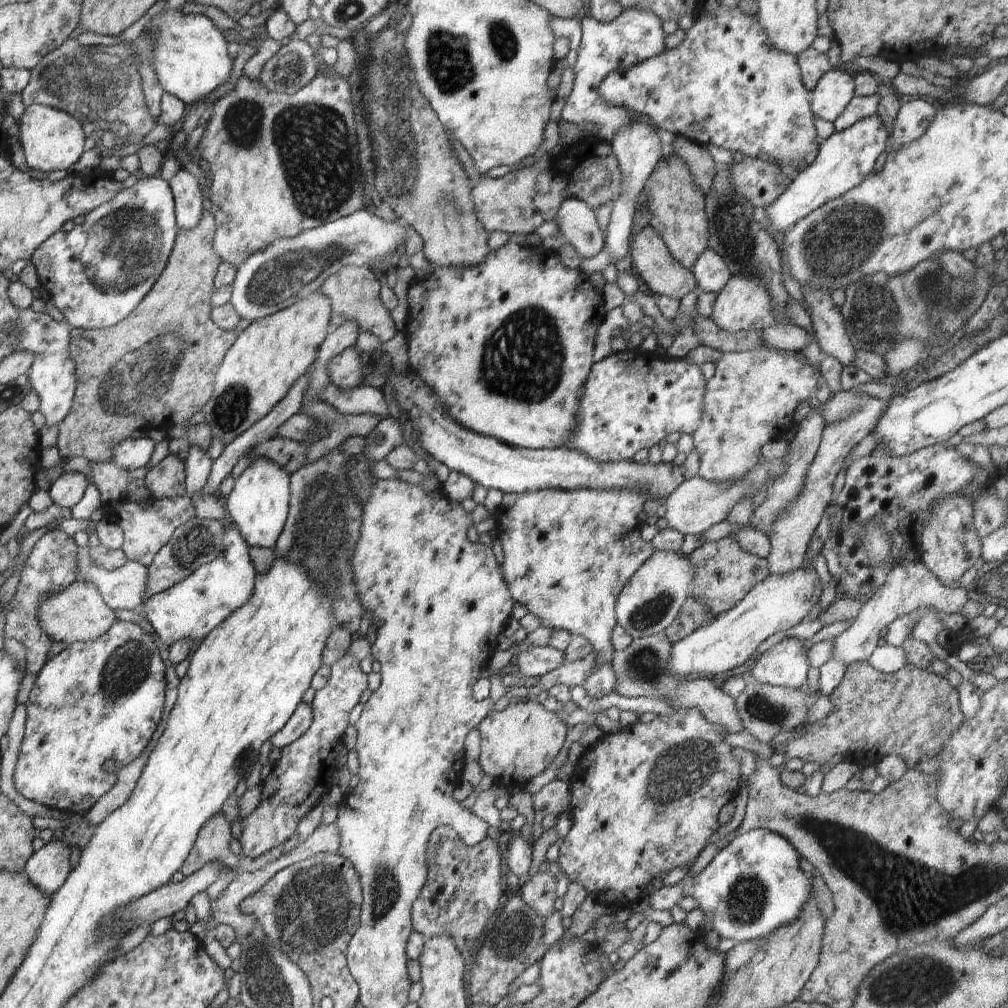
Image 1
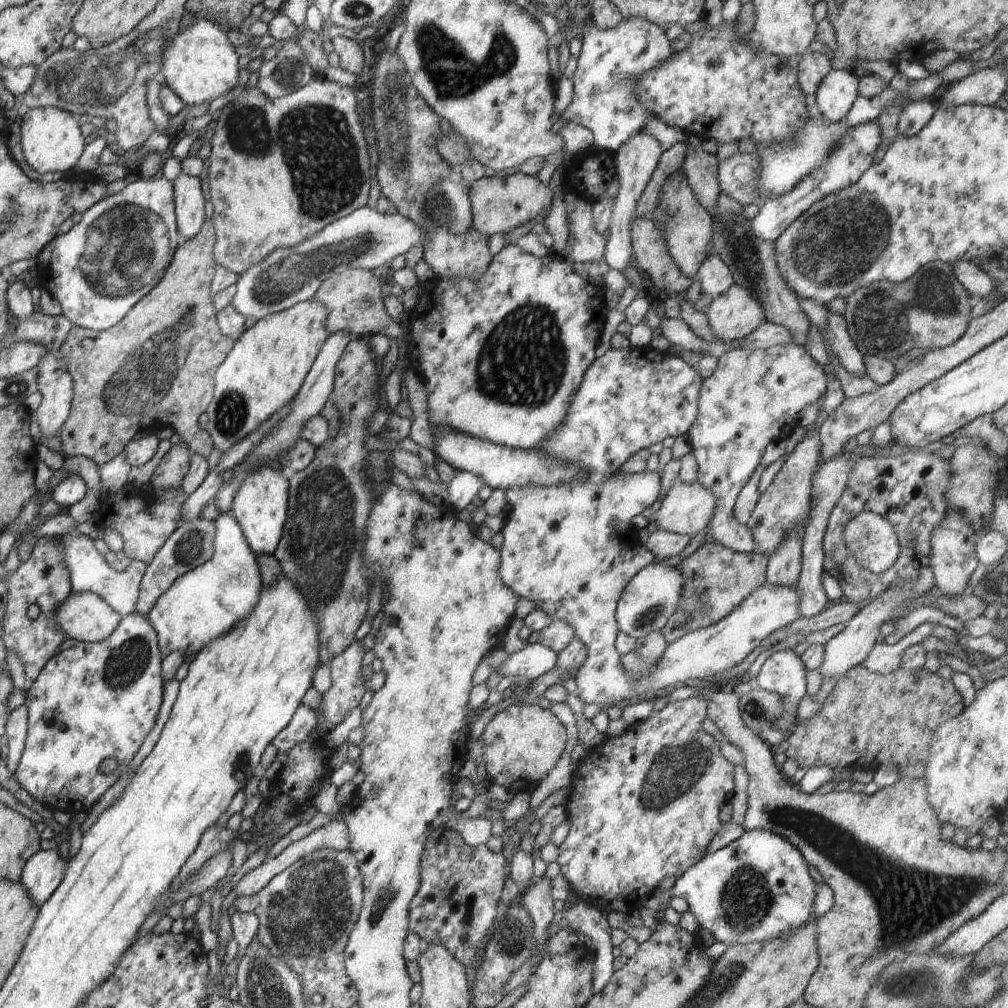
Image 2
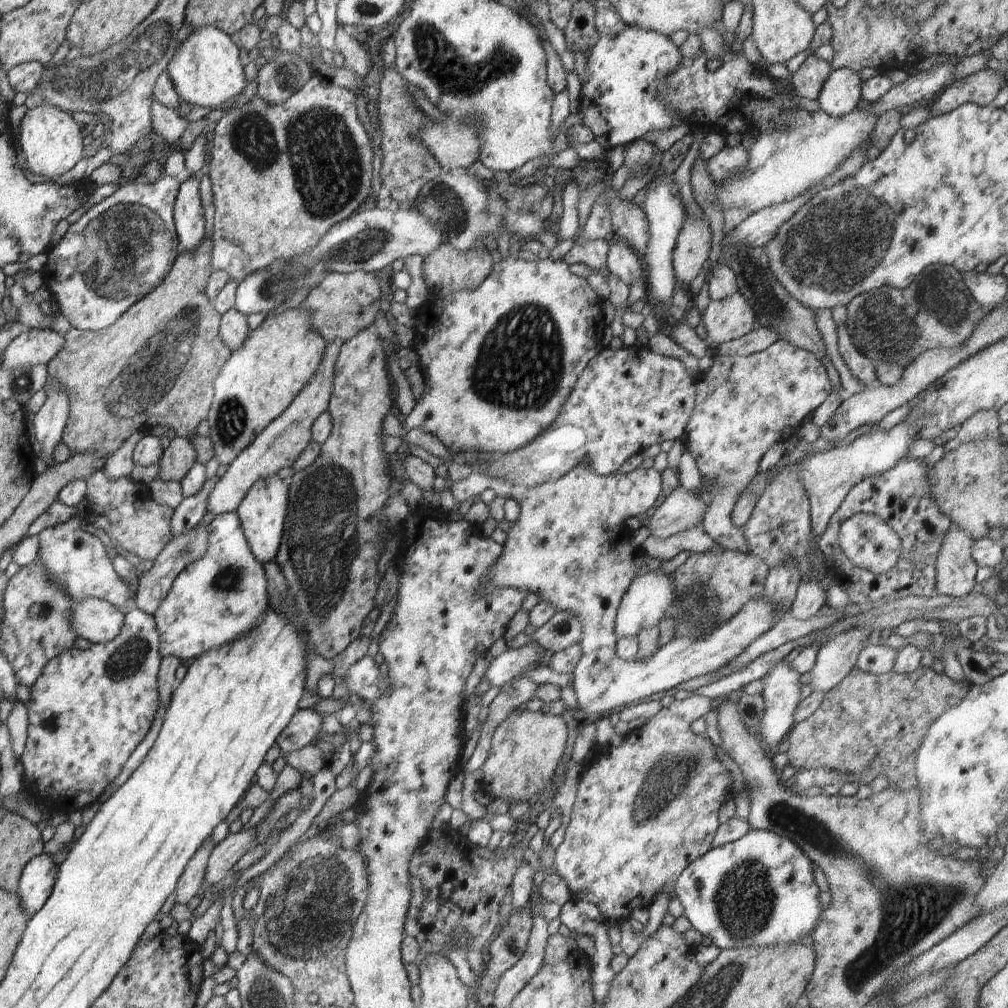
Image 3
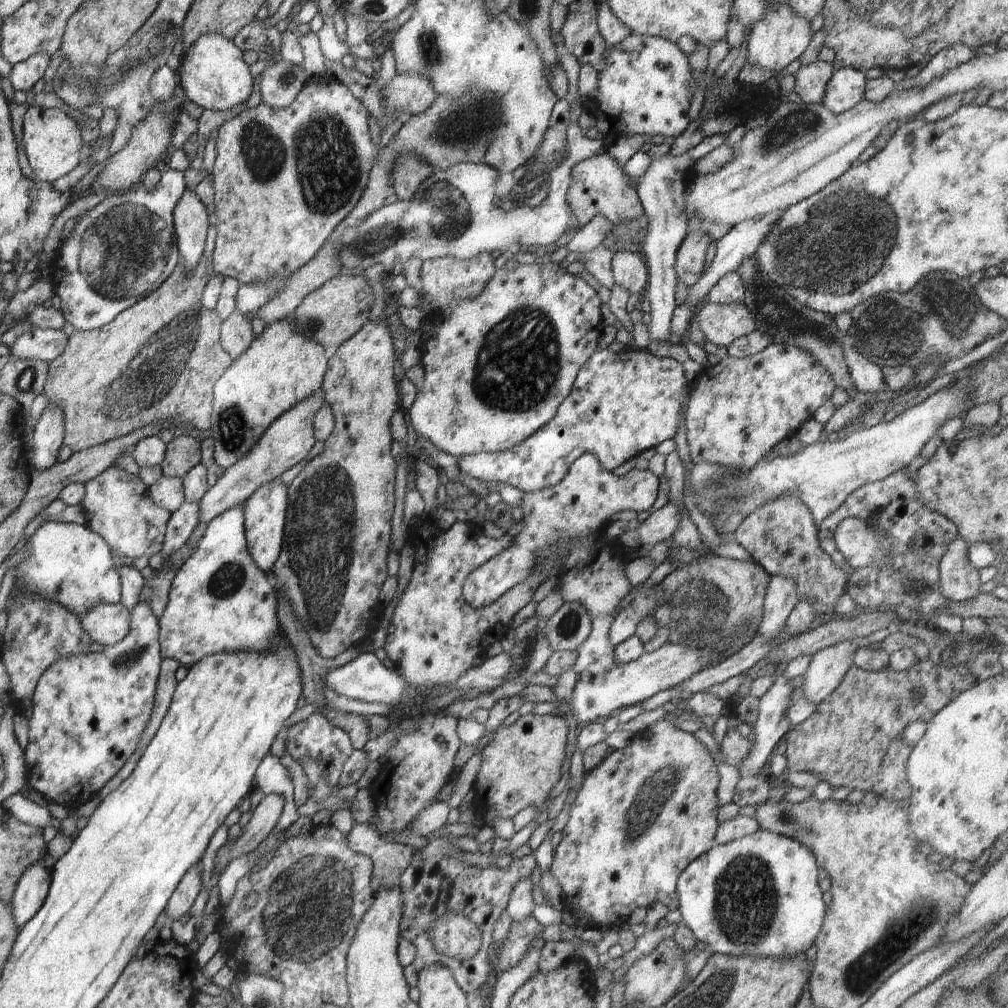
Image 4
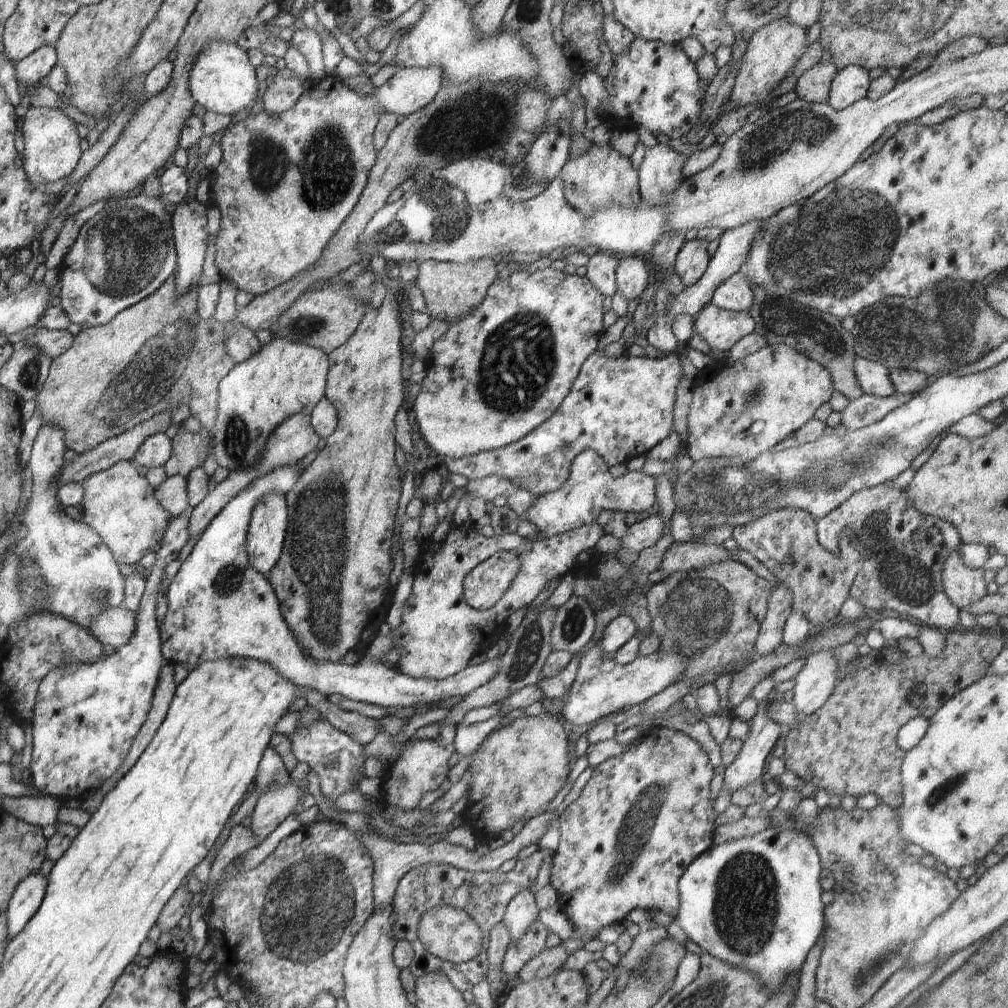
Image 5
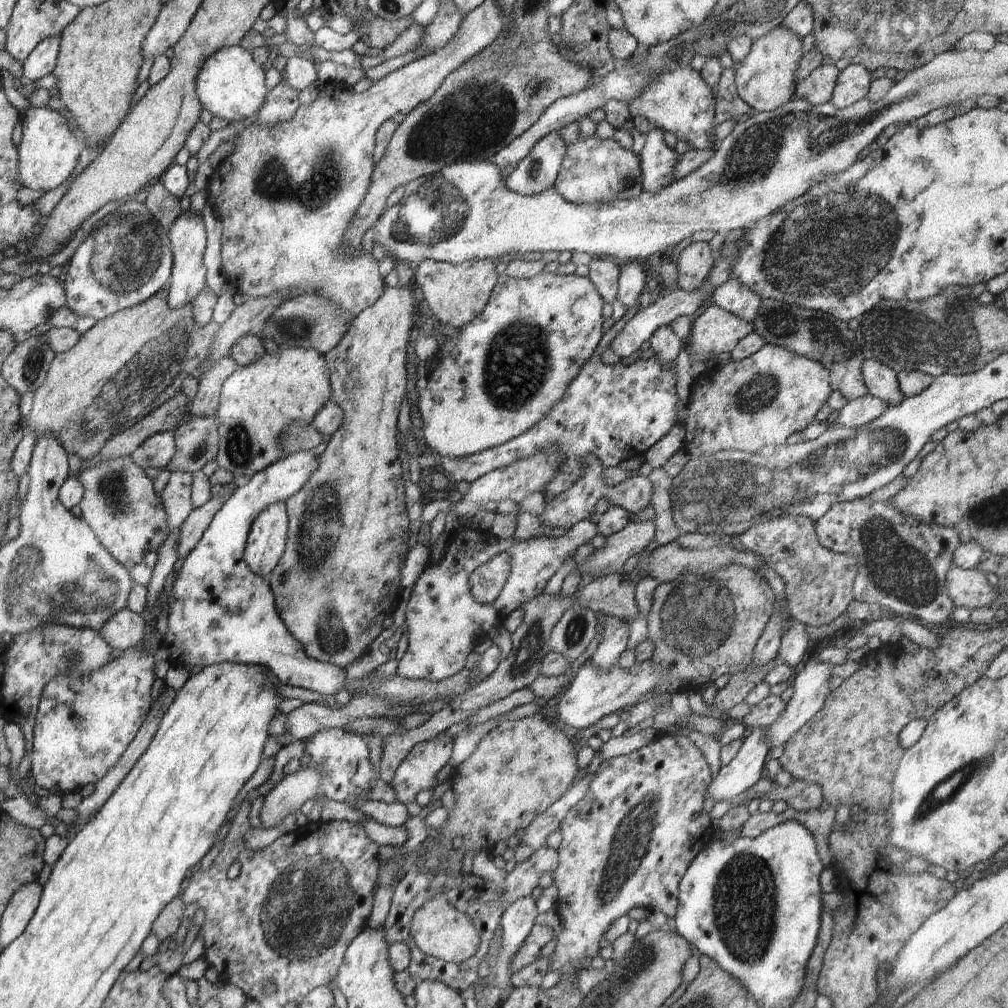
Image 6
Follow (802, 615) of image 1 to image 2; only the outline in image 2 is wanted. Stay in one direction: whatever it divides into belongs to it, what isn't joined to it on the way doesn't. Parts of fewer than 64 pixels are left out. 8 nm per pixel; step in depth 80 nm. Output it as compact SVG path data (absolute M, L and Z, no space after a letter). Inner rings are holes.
M645 469L642 473L635 474L615 473L606 480L586 476L574 478L572 482L558 482L552 486L530 484L522 488L510 488L505 494L512 511L504 518L505 524L501 530L504 544L500 552L498 578L519 598L532 600L536 608L544 610L546 616L550 616L551 621L566 620L574 628L576 637L586 646L588 652L586 660L575 675L578 697L584 704L596 704L606 710L612 706L620 706L622 700L629 704L658 692L668 691L671 687L696 683L698 680L732 670L734 666L744 662L744 659L772 632L792 624L800 617L800 596L796 586L768 586L765 583L720 622L690 631L675 642L668 643L662 658L648 674L630 676L622 668L621 657L615 648L619 632L615 613L618 600L628 582L642 568L654 562L653 555L642 546L639 534L630 521L656 502L660 490L661 472Z

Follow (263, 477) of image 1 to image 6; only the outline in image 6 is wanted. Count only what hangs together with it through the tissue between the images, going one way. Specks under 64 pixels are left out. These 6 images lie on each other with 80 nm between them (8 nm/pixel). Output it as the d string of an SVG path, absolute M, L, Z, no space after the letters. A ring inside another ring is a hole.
M284 501L269 504L253 520L244 558L246 564L262 578L268 578L284 554L288 523Z

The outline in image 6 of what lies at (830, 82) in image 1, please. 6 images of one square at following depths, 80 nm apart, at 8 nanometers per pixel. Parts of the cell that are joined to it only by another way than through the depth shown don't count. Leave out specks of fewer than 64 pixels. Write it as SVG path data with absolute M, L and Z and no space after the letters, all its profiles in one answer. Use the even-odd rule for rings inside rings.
M850 65L839 71L830 102L842 110L860 99L866 99L872 75L863 66Z

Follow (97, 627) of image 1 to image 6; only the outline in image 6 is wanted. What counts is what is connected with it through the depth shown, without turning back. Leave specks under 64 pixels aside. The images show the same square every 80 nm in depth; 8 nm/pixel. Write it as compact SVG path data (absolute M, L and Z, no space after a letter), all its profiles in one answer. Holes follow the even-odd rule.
M127 606L113 614L100 630L102 638L111 648L123 650L141 643L145 631L142 615L133 613Z

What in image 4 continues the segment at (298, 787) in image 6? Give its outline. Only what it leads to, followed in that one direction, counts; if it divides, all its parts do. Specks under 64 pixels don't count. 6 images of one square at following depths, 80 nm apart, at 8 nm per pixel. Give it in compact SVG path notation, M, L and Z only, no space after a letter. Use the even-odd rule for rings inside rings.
M271 793L262 799L257 808L253 808L250 822L242 828L240 837L229 840L216 852L215 870L222 875L227 866L236 858L252 853L276 827L283 812L284 798Z

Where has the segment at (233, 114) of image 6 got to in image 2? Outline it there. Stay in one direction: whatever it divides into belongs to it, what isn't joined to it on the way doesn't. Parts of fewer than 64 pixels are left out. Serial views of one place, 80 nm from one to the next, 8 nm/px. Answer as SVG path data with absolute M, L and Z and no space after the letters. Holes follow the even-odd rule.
M194 19L190 26L178 31L174 40L162 50L163 72L160 79L184 104L211 103L238 86L239 56L225 31L213 21Z

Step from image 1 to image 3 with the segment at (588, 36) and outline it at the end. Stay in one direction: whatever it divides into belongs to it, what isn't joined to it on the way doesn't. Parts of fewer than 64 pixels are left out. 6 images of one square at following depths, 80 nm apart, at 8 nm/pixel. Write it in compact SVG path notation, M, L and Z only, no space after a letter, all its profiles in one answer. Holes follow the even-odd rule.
M626 26L618 36L599 36L586 58L588 76L582 80L577 114L594 134L602 151L625 146L652 130L678 126L682 116L658 98L658 84L682 64L682 52L670 37Z

